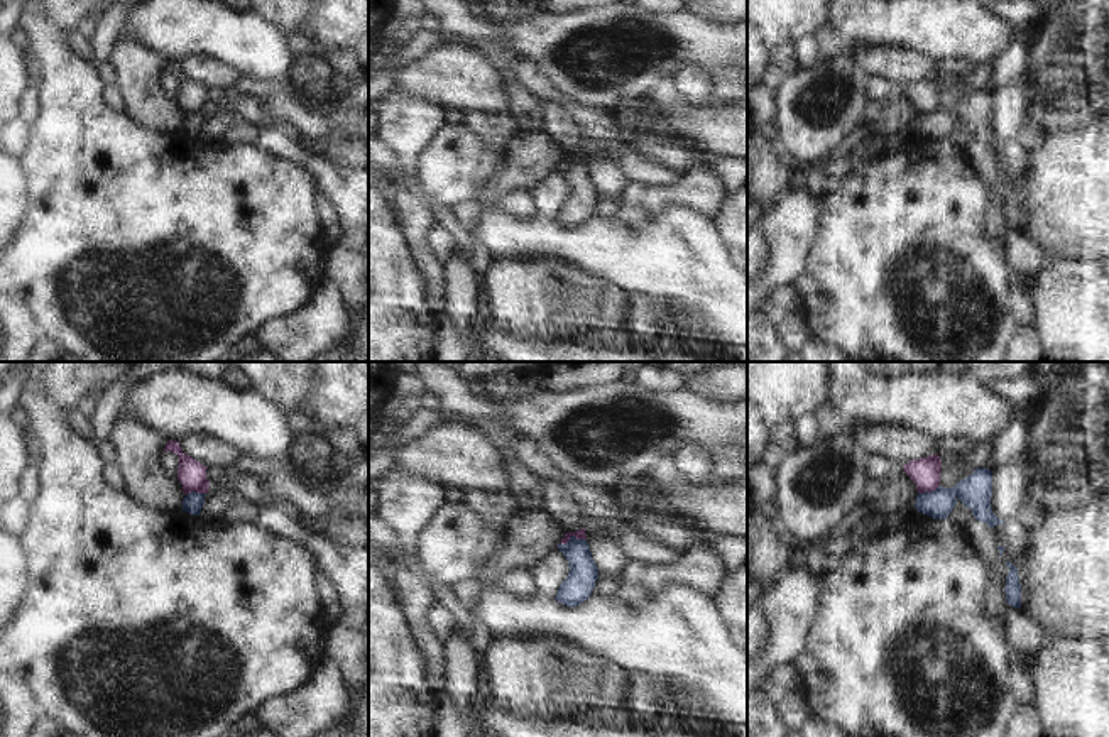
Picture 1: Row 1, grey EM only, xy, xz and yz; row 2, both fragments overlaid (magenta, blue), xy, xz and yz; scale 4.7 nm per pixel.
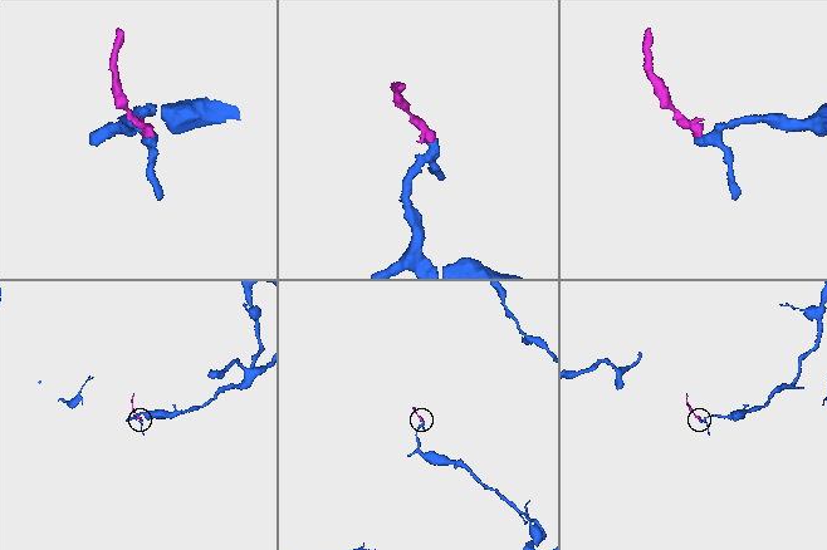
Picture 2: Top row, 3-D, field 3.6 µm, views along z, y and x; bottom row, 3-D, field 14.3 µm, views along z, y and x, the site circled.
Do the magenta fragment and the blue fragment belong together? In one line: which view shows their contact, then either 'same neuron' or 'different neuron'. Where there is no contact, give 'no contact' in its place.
contact in xz; different neuron

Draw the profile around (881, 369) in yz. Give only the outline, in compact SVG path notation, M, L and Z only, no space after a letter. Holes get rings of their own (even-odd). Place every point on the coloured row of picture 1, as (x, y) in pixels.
M860 362L862 367L877 377L903 377L906 374L930 374L942 370L940 362Z

